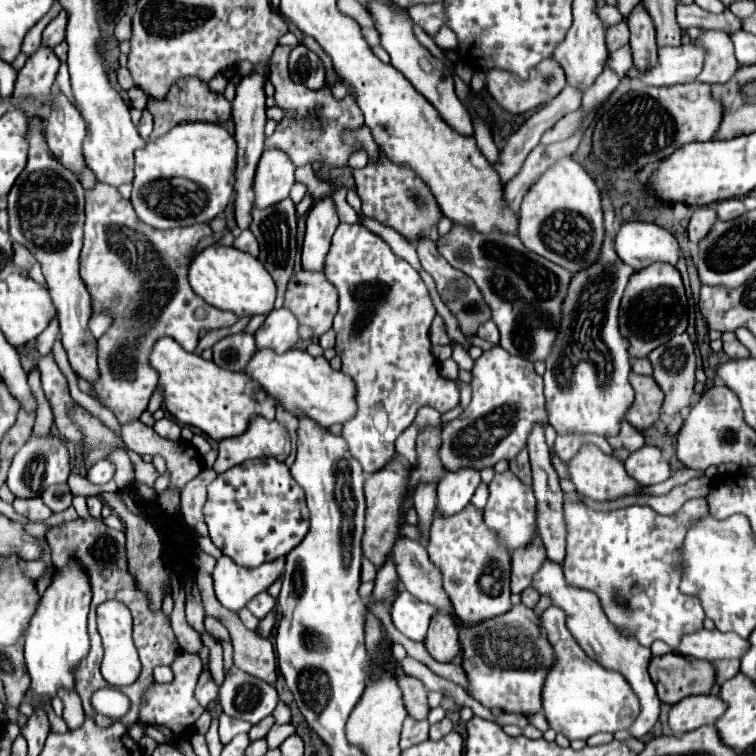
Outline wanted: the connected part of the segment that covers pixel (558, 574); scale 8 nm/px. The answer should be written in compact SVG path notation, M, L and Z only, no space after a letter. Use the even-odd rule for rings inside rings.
M544 560L542 568L534 574L532 588L536 588L538 594L542 594L542 596L550 596L552 606L558 606L558 608L562 608L566 612L566 626L568 626L568 630L572 632L576 642L582 646L582 650L590 658L598 660L608 670L620 672L626 678L626 682L630 684L630 688L634 690L634 694L638 696L638 702L640 702L640 714L632 722L628 732L632 734L632 738L638 738L638 740L642 736L646 736L648 730L656 724L658 714L660 714L660 700L656 696L654 682L648 676L650 650L642 648L640 644L634 644L634 640L626 640L626 636L618 636L618 630L614 628L614 624L610 624L606 620L606 614L602 612L602 608L598 608L598 596L594 596L588 590L570 586L564 580L560 564L554 564L552 560Z

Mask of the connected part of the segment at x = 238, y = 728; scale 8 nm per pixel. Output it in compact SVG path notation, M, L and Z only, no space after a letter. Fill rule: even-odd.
M222 714L220 716L220 740L222 740L222 744L228 744L236 734L240 734L240 732L248 732L252 728L252 724L246 724L244 720L234 720L234 718L230 718L230 716L226 716L226 714Z

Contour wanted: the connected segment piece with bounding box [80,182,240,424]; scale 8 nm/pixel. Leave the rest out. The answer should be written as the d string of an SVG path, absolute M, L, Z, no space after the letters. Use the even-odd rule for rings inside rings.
M96 182L94 188L86 192L80 276L92 296L92 306L110 304L114 294L124 296L118 304L110 304L110 308L104 310L114 316L114 324L98 340L98 366L102 370L102 380L94 384L98 400L116 414L120 424L138 420L156 390L156 372L146 364L154 340L170 336L176 338L186 352L194 352L202 328L226 328L240 320L232 312L206 304L188 284L188 256L200 238L210 234L212 230L206 222L172 230L150 228L138 220L130 200L124 200L118 188L110 184Z

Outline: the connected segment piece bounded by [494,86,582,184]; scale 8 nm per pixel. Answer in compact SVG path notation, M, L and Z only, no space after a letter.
M566 86L562 90L562 94L558 94L550 104L542 106L538 112L534 112L506 142L504 150L500 152L494 170L500 176L500 182L506 184L508 180L512 180L526 156L532 152L532 148L540 142L542 134L554 126L554 122L558 122L564 114L574 112L580 108L580 100L582 96L578 96L578 88L570 88Z

